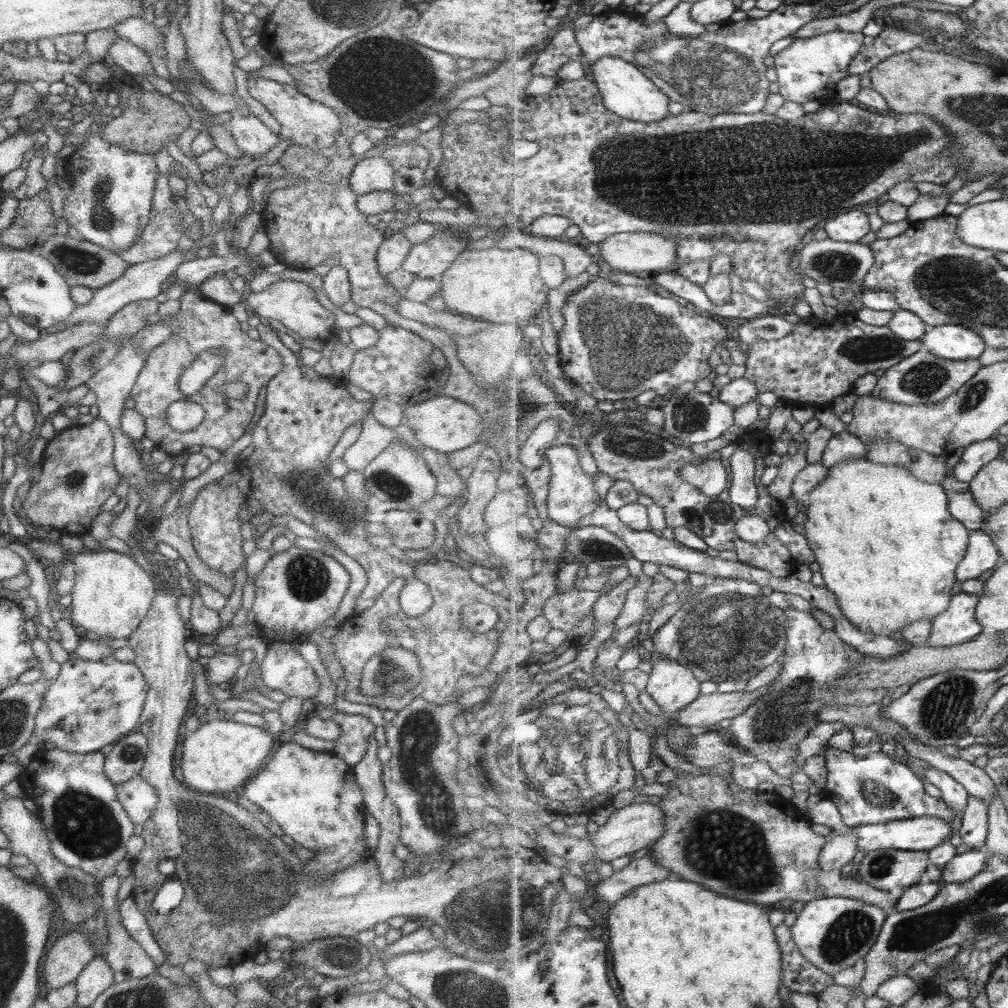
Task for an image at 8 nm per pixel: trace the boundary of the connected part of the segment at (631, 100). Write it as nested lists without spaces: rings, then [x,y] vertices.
[[[618,56],[600,58],[589,66],[590,77],[598,84],[602,100],[609,110],[615,111],[619,116],[629,120],[653,122],[663,120],[669,115],[669,97],[663,93],[656,84],[646,76],[635,63]]]

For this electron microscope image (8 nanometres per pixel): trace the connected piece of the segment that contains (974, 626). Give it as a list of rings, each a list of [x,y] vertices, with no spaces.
[[[961,590],[954,594],[949,608],[933,621],[929,645],[950,647],[975,640],[985,628],[978,621],[976,609],[980,596]]]

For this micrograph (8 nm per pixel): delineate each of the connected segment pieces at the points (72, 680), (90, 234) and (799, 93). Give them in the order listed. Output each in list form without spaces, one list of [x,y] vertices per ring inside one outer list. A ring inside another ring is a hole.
[[[70,655],[67,661],[60,664],[55,680],[43,695],[41,706],[33,719],[32,736],[41,740],[41,743],[51,742],[55,749],[68,753],[85,754],[98,751],[105,744],[114,744],[121,737],[136,731],[147,687],[142,674],[133,663],[117,661],[113,655],[101,658],[97,662],[81,660]],[[71,716],[75,716],[77,722],[69,730],[63,730],[63,722]]]
[[[100,132],[87,137],[73,155],[63,158],[66,174],[69,174],[73,181],[71,185],[64,187],[62,216],[68,227],[75,228],[75,232],[83,238],[83,241],[115,253],[131,247],[139,239],[141,230],[149,220],[149,214],[152,212],[154,178],[157,175],[156,164],[154,153],[131,152],[107,144],[99,134]]]
[[[835,31],[813,38],[795,38],[788,46],[773,55],[770,61],[776,73],[779,94],[785,98],[785,102],[834,102],[837,97],[837,83],[850,74],[849,67],[863,48],[863,42],[863,32]]]

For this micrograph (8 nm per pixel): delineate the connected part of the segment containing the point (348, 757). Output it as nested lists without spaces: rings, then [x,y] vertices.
[[[335,713],[330,719],[339,726],[341,732],[338,737],[343,745],[343,754],[334,755],[347,766],[354,768],[363,758],[363,752],[368,747],[368,738],[374,731],[374,724],[367,717],[350,713]]]

